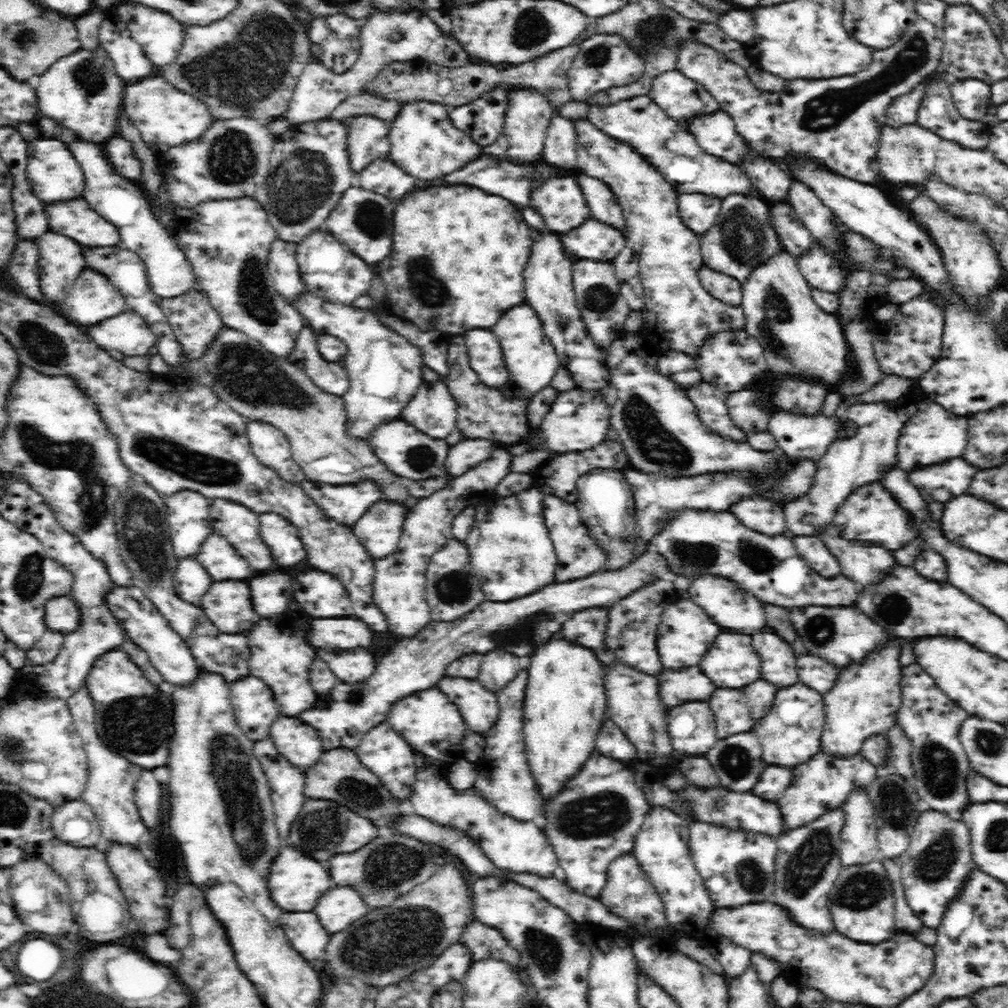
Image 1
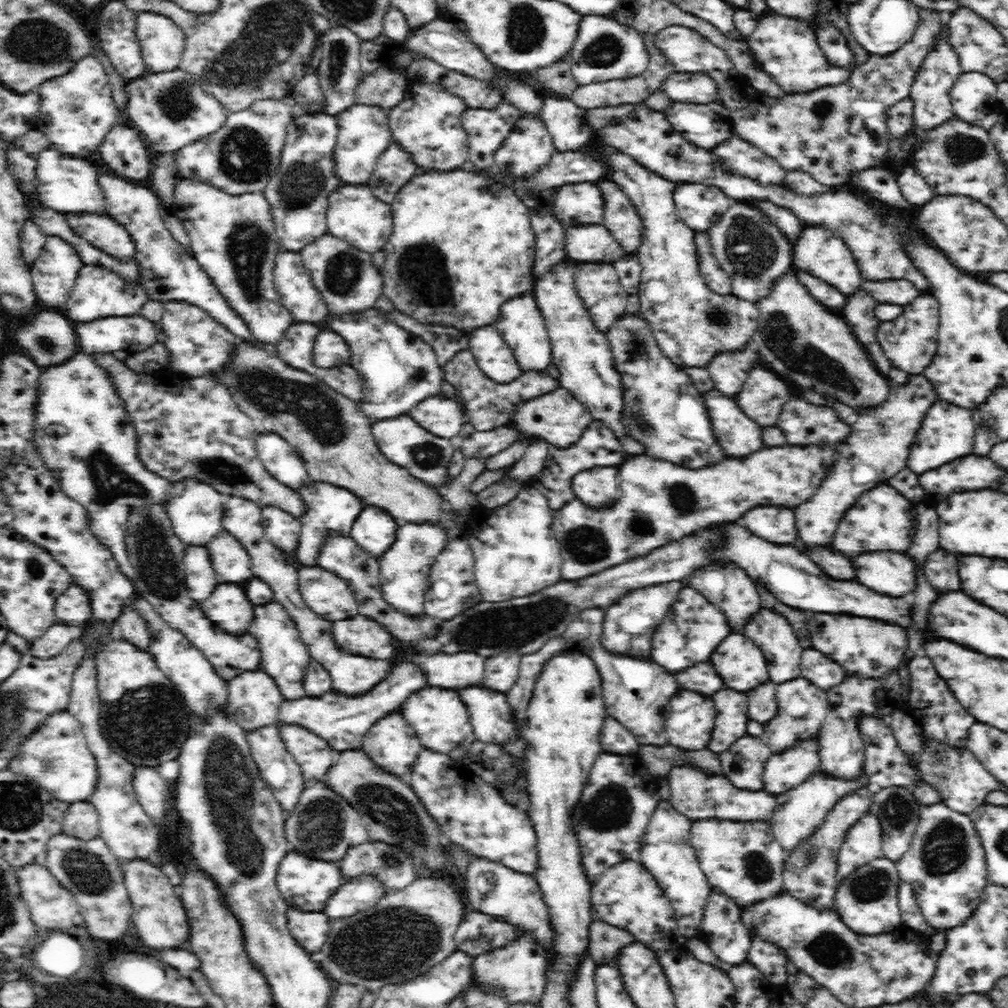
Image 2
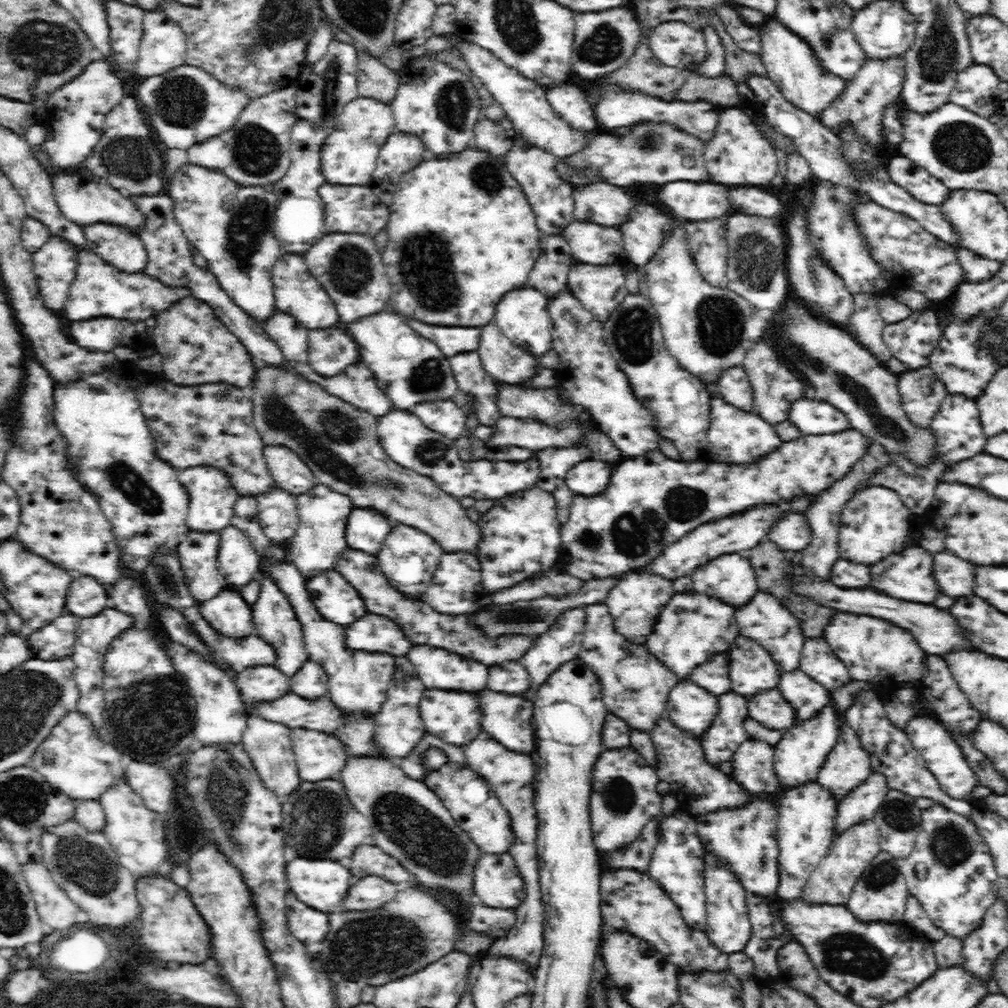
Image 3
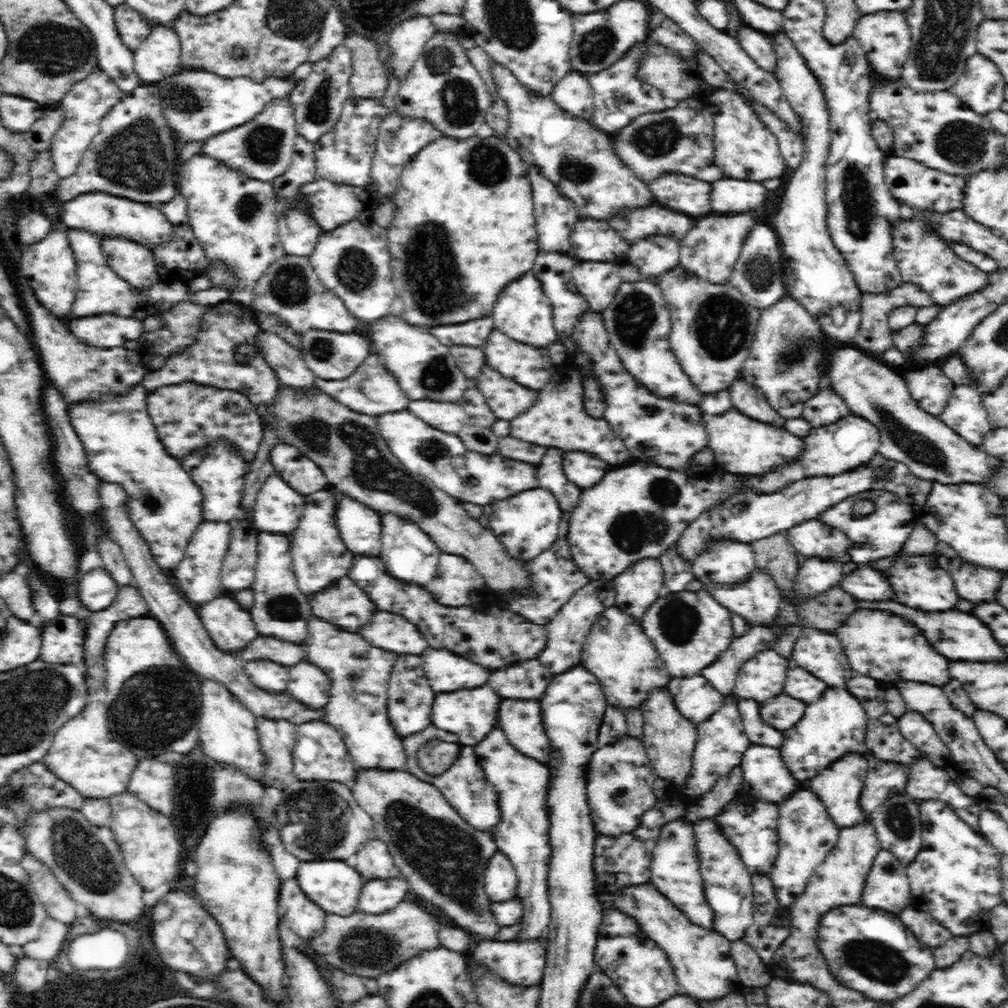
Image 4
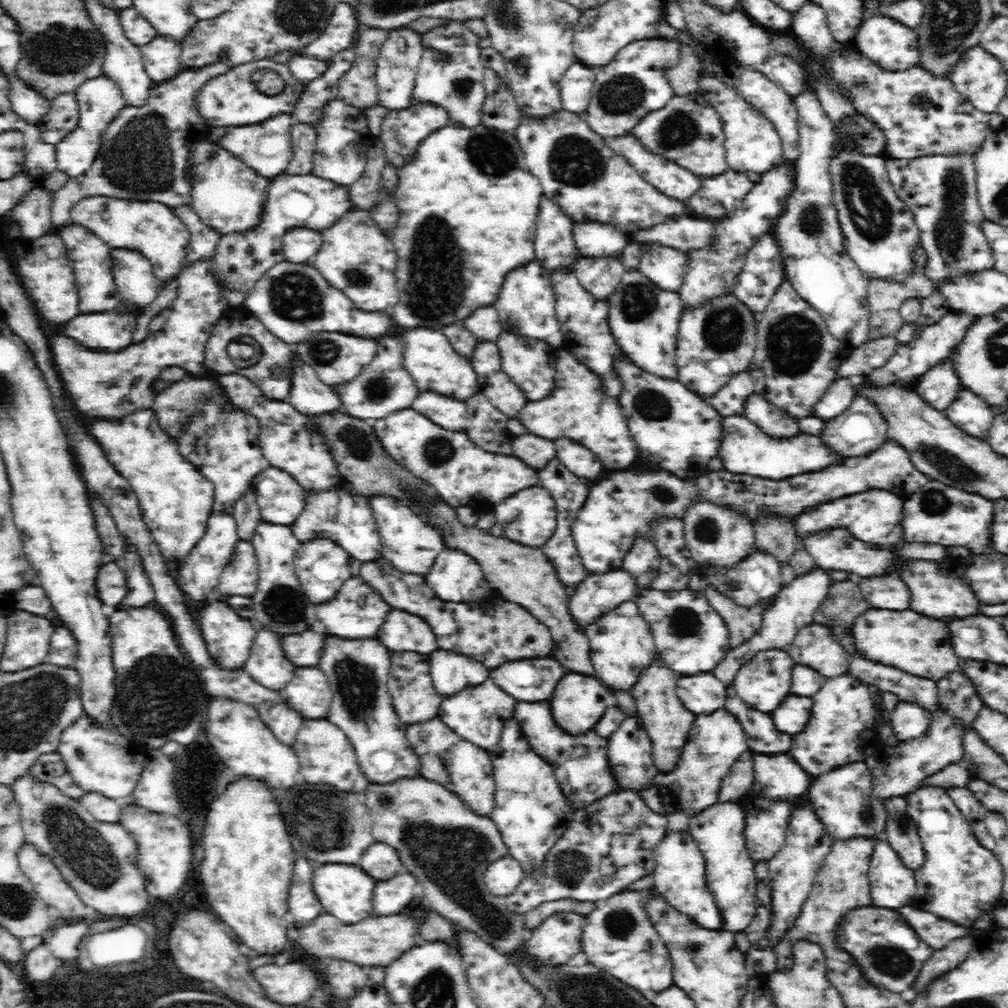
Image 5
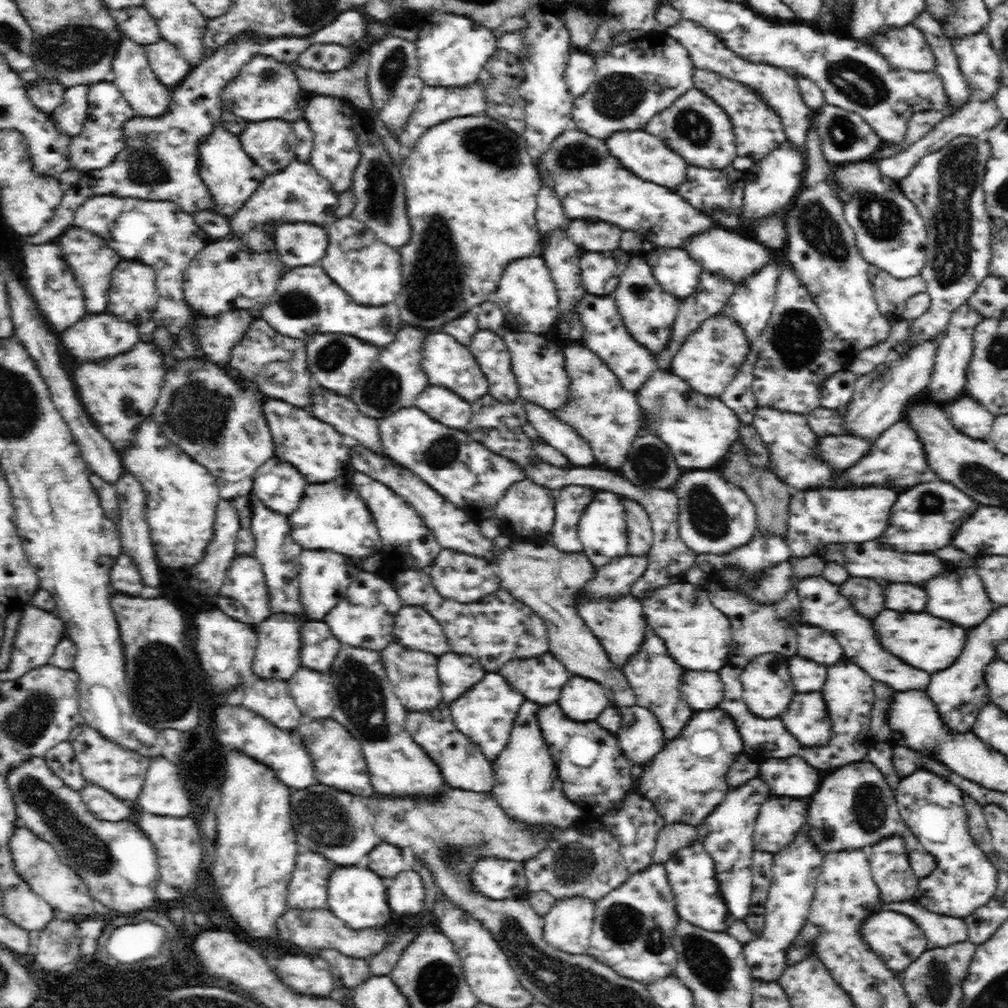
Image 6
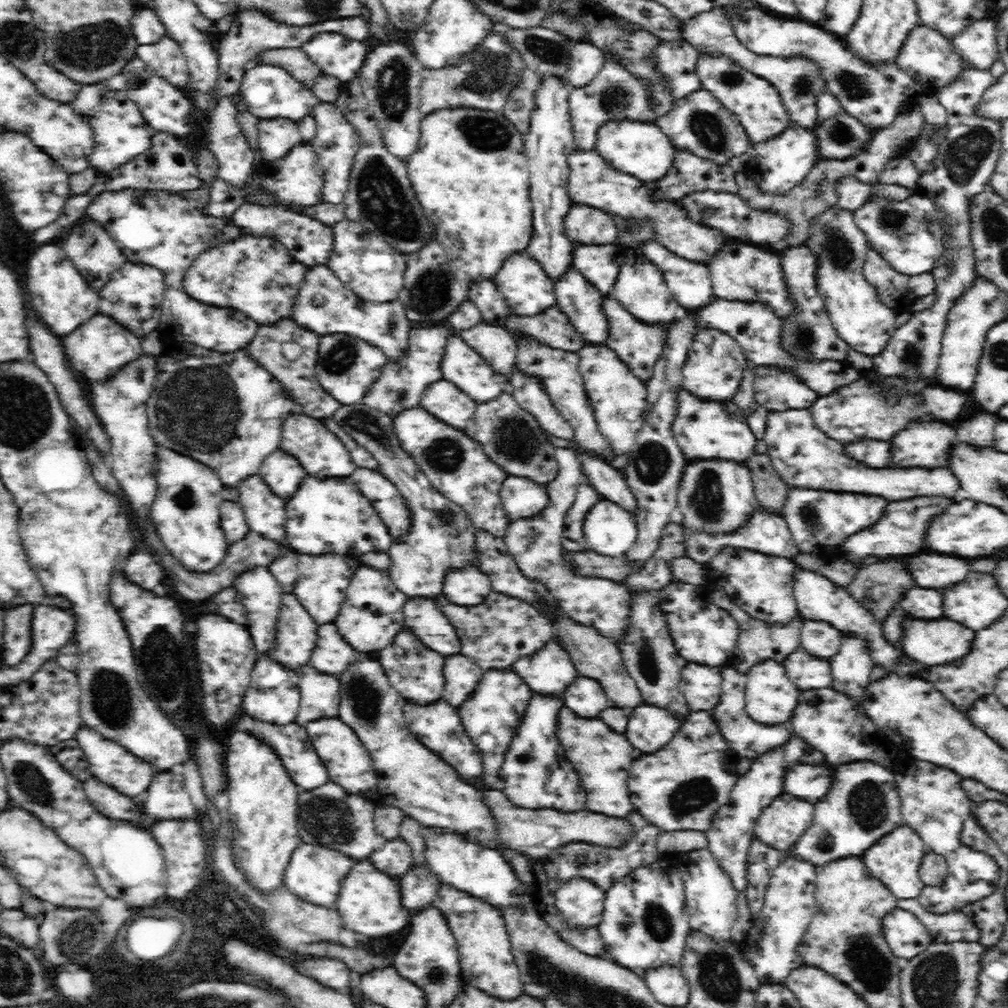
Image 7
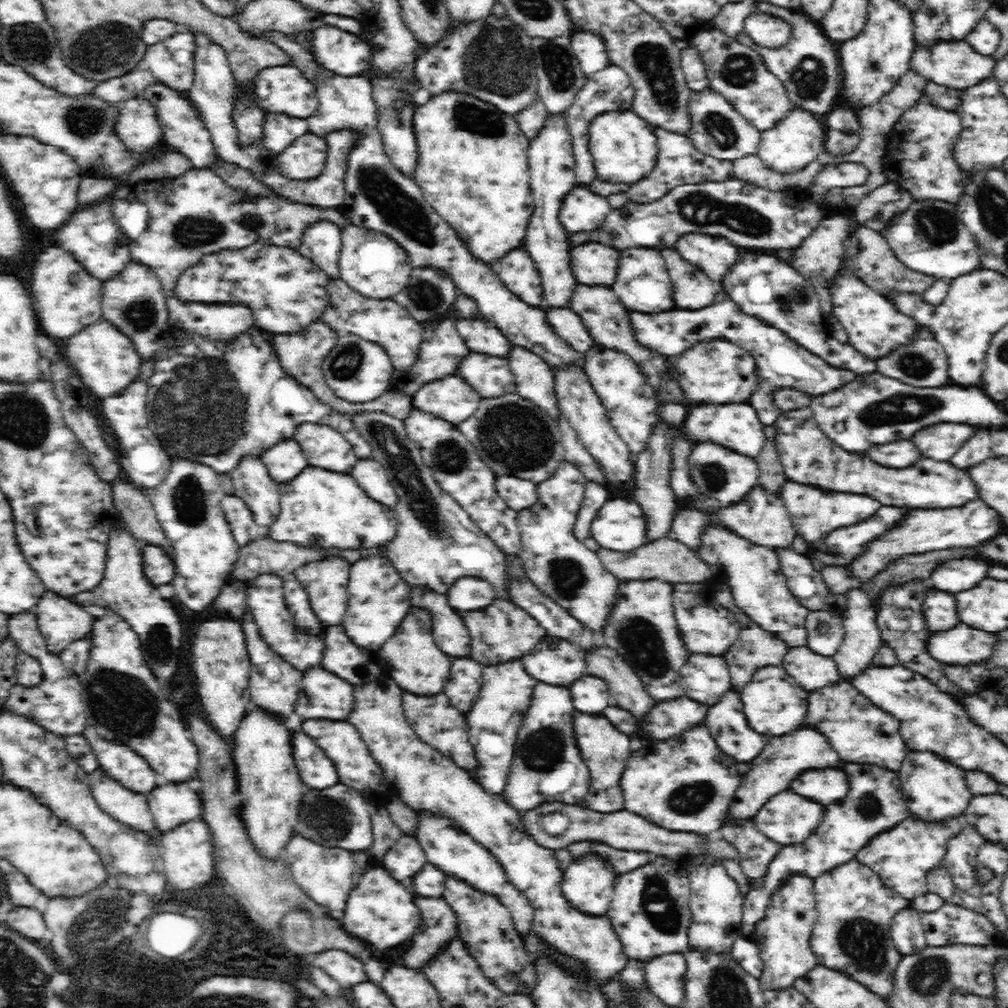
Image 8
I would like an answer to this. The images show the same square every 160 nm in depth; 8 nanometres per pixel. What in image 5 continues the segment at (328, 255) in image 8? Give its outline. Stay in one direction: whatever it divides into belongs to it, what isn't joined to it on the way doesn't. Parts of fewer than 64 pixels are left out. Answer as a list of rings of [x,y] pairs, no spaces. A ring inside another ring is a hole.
[[[308,228],[288,229],[282,238],[281,250],[286,263],[309,264],[323,244],[321,231]]]

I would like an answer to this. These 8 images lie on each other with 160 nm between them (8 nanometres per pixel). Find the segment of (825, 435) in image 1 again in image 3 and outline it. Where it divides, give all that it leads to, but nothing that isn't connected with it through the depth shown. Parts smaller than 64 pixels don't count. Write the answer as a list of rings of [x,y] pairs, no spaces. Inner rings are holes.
[[[806,398],[790,404],[788,421],[798,428],[800,436],[839,433],[850,429],[847,416],[834,405]]]

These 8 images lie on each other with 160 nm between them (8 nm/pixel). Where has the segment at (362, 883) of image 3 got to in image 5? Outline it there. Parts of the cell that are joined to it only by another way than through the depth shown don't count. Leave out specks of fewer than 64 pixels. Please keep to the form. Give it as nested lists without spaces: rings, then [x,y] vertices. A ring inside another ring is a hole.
[[[410,872],[398,874],[390,880],[377,882],[374,888],[374,913],[380,916],[403,913],[408,906],[416,906],[416,890],[420,890],[420,882]]]

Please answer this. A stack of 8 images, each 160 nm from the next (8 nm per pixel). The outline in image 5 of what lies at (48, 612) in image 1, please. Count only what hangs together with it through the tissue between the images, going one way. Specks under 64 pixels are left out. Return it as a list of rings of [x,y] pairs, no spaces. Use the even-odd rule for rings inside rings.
[[[110,560],[100,568],[96,587],[98,597],[104,601],[108,610],[115,608],[128,596],[128,579],[118,561]]]

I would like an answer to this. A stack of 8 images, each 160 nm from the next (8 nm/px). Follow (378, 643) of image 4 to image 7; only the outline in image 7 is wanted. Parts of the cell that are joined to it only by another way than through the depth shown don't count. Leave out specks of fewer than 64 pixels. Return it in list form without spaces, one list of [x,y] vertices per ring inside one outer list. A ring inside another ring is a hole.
[[[414,596],[403,606],[404,625],[410,626],[418,636],[422,636],[422,642],[430,646],[432,650],[450,656],[460,654],[460,636],[456,628],[450,624],[438,602],[432,598]]]

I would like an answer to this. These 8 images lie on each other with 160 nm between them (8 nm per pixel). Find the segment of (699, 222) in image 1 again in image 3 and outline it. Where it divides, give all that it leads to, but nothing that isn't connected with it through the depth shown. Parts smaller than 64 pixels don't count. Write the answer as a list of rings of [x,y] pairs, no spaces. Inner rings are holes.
[[[668,182],[659,188],[659,200],[676,219],[722,219],[733,212],[726,186],[708,182]]]

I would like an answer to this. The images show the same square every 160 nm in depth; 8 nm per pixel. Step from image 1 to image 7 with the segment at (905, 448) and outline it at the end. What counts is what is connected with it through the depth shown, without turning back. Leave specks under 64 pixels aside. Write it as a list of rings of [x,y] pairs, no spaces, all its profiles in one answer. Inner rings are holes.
[[[976,414],[958,426],[958,442],[976,448],[991,448],[996,418],[992,414]]]

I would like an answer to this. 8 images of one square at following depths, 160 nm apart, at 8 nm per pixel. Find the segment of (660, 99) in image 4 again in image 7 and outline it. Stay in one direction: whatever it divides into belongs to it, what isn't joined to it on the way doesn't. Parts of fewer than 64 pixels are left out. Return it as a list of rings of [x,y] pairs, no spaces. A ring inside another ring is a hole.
[[[684,38],[662,42],[656,50],[657,64],[660,71],[666,73],[668,85],[674,97],[680,99],[684,95],[702,89],[698,77],[698,49]],[[606,52],[606,56],[606,63],[596,78],[586,86],[575,88],[567,96],[575,147],[580,152],[588,152],[594,148],[596,131],[606,121],[630,119],[652,123],[656,119],[655,114],[649,110],[643,82],[639,82],[635,76],[626,72],[612,55],[608,55],[608,52]]]

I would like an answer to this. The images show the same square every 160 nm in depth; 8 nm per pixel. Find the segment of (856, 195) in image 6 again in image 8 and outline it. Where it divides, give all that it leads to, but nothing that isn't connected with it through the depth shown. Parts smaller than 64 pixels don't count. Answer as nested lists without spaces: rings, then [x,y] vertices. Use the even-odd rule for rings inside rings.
[[[916,200],[904,214],[894,216],[882,234],[897,258],[923,274],[956,279],[981,269],[981,250],[974,233],[966,227],[957,205],[938,200]]]

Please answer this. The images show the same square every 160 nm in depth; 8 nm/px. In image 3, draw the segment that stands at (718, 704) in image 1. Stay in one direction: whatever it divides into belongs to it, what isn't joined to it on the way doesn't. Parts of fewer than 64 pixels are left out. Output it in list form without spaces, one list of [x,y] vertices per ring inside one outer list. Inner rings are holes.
[[[728,692],[718,698],[718,704],[720,712],[714,724],[707,728],[706,734],[700,740],[706,761],[712,766],[728,762],[736,748],[746,742],[749,736],[742,726],[748,716],[746,698]]]

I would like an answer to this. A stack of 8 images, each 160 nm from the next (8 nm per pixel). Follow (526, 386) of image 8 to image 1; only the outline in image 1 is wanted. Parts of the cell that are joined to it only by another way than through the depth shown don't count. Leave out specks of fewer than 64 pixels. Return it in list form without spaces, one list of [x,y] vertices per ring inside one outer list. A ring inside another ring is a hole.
[[[596,468],[584,474],[576,482],[576,486],[578,486],[578,494],[574,504],[581,520],[590,520],[590,524],[594,524],[594,532],[598,532],[598,536],[602,536],[606,544],[610,544],[610,552],[614,552],[614,560],[610,560],[610,570],[606,571],[624,568],[640,557],[640,552],[630,552],[626,544],[618,544],[618,536],[626,536],[626,532],[630,532],[630,504],[634,504],[634,500],[630,500],[631,486],[626,482],[624,474],[616,470]]]

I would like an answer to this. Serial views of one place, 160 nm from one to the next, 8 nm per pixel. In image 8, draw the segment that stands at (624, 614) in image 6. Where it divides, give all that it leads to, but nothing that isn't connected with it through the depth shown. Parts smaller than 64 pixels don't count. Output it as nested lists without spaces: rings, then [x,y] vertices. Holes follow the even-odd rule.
[[[565,460],[555,470],[555,473],[548,477],[548,480],[535,483],[535,496],[537,496],[535,503],[518,511],[522,551],[517,560],[522,566],[525,576],[538,589],[548,595],[556,604],[565,608],[574,618],[592,628],[598,644],[605,646],[606,640],[604,634],[602,634],[602,627],[607,614],[613,607],[615,590],[619,580],[604,567],[598,553],[586,548],[586,544],[575,536],[574,524],[576,524],[578,512],[584,500],[587,481],[586,475],[575,464]]]

